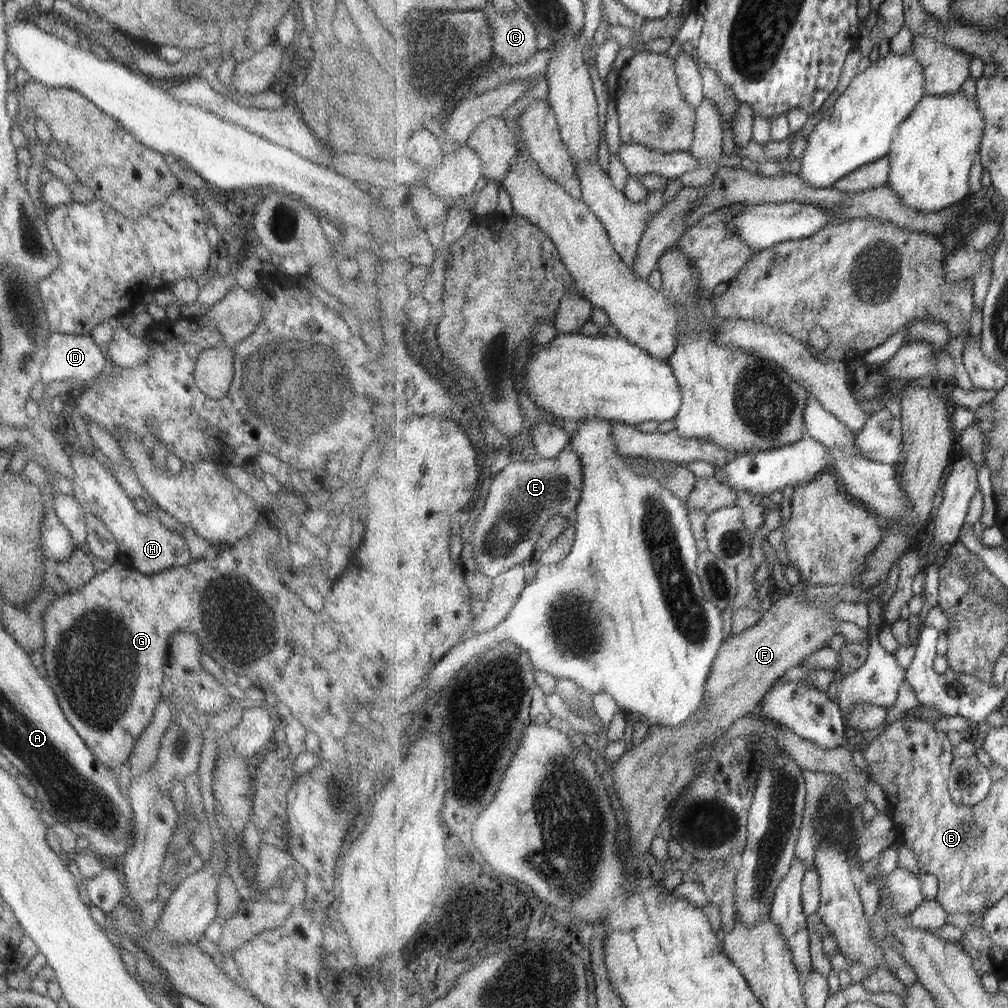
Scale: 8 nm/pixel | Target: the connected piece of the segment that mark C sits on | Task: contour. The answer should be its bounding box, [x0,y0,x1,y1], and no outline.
[483,2,537,68]

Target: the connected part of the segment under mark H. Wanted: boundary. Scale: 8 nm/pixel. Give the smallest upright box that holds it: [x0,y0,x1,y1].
[69,453,193,575]

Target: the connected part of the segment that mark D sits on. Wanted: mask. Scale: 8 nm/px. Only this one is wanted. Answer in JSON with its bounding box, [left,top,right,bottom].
[39,332,106,386]

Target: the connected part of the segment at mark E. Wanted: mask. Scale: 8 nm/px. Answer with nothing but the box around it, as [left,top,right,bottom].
[471,447,584,580]

